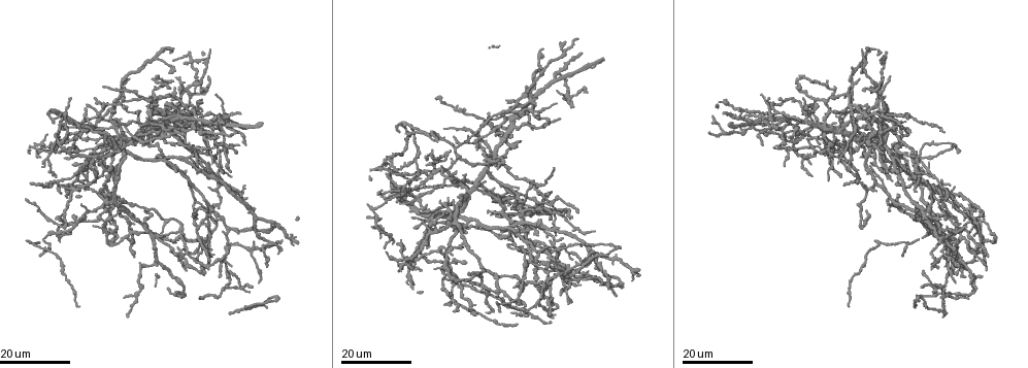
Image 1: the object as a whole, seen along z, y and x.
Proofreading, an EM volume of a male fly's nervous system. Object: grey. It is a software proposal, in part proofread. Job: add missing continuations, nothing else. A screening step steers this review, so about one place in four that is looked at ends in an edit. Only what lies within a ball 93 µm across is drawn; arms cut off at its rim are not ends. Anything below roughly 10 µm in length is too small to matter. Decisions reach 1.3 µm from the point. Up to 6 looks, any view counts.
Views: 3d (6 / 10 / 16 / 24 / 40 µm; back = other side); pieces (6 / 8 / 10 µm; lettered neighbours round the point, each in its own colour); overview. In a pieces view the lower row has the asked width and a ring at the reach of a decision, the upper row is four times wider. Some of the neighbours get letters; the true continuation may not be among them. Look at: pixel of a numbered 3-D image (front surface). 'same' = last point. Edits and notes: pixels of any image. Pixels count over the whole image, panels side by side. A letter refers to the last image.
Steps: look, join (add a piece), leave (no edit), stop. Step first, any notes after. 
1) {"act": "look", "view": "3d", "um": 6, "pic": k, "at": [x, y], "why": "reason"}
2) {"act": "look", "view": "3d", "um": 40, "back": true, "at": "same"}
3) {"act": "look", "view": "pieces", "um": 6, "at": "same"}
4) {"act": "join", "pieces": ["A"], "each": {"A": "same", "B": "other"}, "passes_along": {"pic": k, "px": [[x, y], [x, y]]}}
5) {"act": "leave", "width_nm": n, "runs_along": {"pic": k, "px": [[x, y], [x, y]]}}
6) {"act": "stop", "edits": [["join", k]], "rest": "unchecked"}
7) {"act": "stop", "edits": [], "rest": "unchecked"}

{"act": "look", "view": "3d", "um": 16, "pic": 1, "at": [940, 196]}

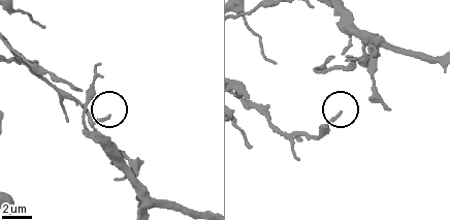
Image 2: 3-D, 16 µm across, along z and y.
{"act": "look", "view": "pieces", "um": 8, "pic": 2, "at": [339, 113]}

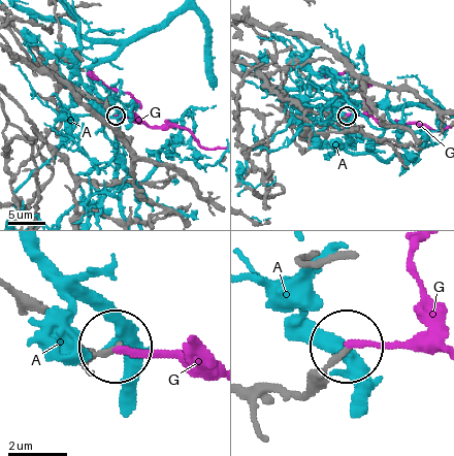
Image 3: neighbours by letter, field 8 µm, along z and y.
{"act": "leave", "width_nm": 180, "each": {"A": "other", "G": "other"}, "runs_along": {"pic": 3, "px": [[250, 387], [309, 387], [344, 348]]}, "found": "no lettered piece goes on from it"}

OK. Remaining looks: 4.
{"act": "look", "view": "3d", "um": 24, "pic": 1, "at": [947, 185], "why": "free end"}

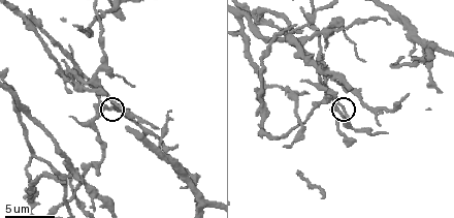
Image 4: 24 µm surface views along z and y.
{"act": "look", "view": "pieces", "um": 6, "pic": 4, "at": [346, 116]}

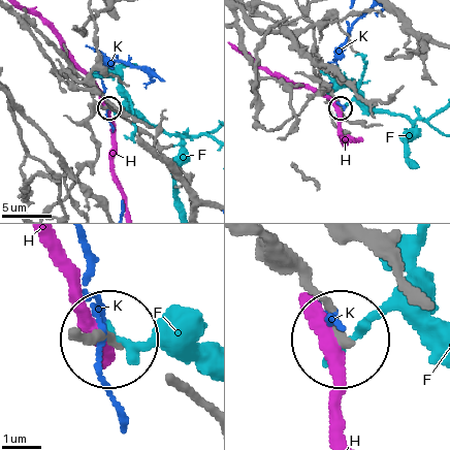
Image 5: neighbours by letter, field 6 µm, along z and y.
{"act": "leave", "width_nm": 180, "each": {"F": "other", "H": "other", "K": "other"}, "runs_along": {"pic": 5, "px": [[54, 205], [95, 159], [89, 120], [97, 108], [108, 107]]}, "found": "none of them fits"}

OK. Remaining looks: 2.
{"act": "look", "view": "3d", "um": 16, "pic": 1, "at": [104, 87], "why": "long arm stops here"}

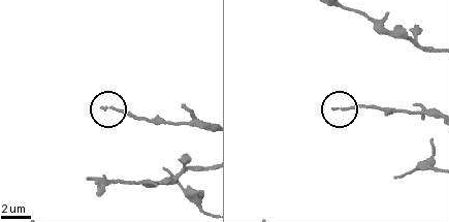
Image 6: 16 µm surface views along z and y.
{"act": "look", "view": "pieces", "um": 6, "pic": 6, "at": [333, 108]}

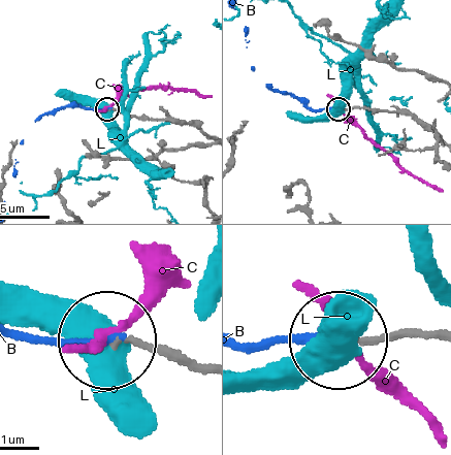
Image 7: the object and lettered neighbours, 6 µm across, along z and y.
{"act": "join", "pieces": ["B"], "width_nm": 110, "each": {"B": "same", "C": "other", "L": "other"}, "passes_along": {"pic": 7, "px": [[201, 365], [132, 343], [14, 339]]}, "found": "the neuron continues"}

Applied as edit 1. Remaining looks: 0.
{"act": "stop", "edits": [["join", 7]], "rest": "unchecked"}

